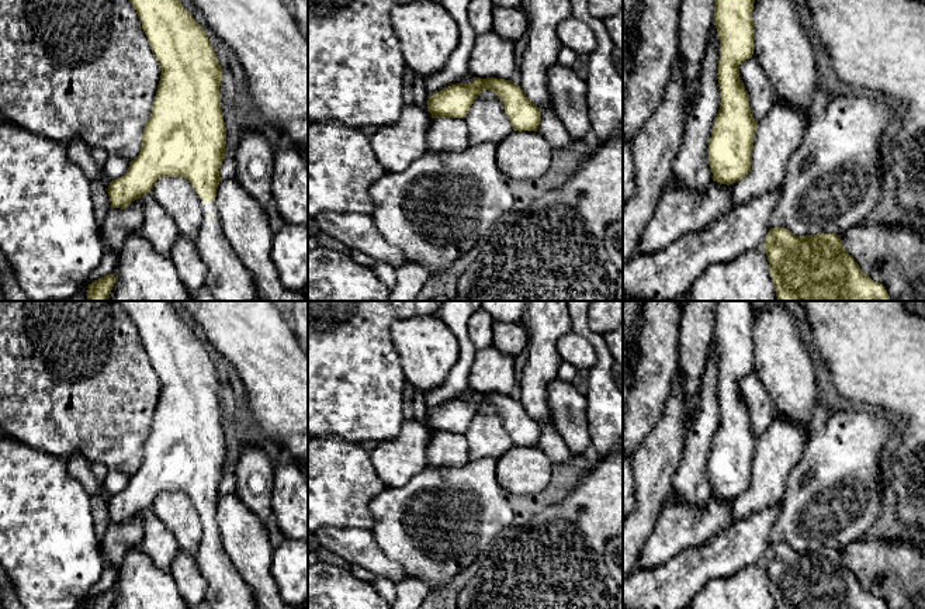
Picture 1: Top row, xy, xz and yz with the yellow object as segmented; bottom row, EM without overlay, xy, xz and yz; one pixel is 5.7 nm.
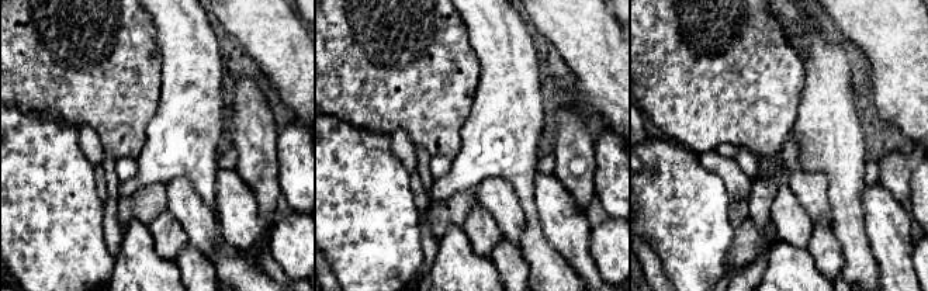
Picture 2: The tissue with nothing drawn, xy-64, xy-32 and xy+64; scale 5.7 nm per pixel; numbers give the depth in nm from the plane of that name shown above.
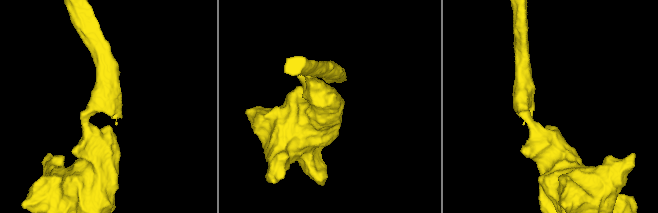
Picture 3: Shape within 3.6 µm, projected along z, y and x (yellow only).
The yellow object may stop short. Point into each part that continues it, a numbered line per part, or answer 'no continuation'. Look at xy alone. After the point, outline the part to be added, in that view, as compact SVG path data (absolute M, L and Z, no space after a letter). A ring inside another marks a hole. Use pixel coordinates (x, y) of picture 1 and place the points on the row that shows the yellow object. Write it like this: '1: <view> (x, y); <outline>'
1: xy (228, 279); M194 188L193 193L200 200L202 217L197 245L198 255L207 266L207 276L204 284L209 288L215 301L259 301L259 290L253 280L253 276L249 273L242 260L236 256L224 235L216 203L202 201Z

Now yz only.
no continuation

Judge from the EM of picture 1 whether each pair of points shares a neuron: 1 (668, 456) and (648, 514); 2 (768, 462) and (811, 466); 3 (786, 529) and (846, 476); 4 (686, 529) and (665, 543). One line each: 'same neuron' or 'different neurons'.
1: same neuron
2: different neurons
3: same neuron
4: same neuron

